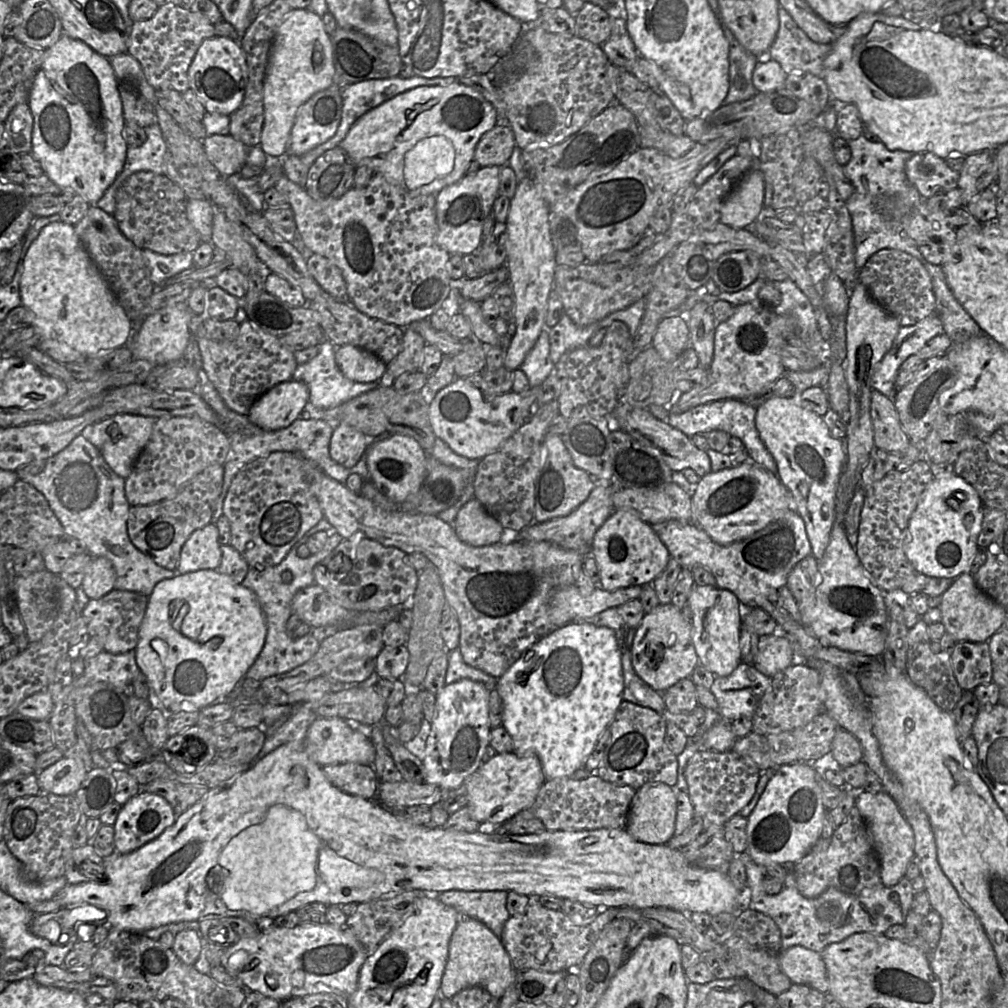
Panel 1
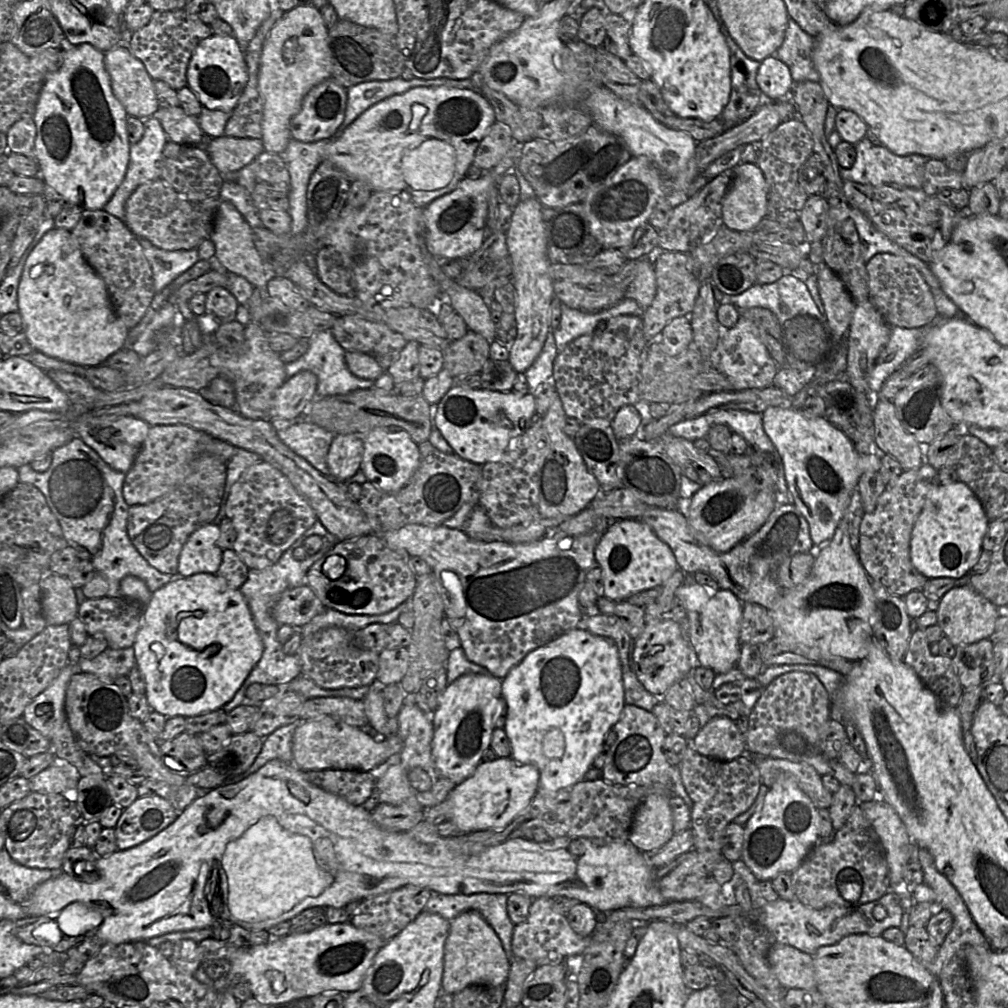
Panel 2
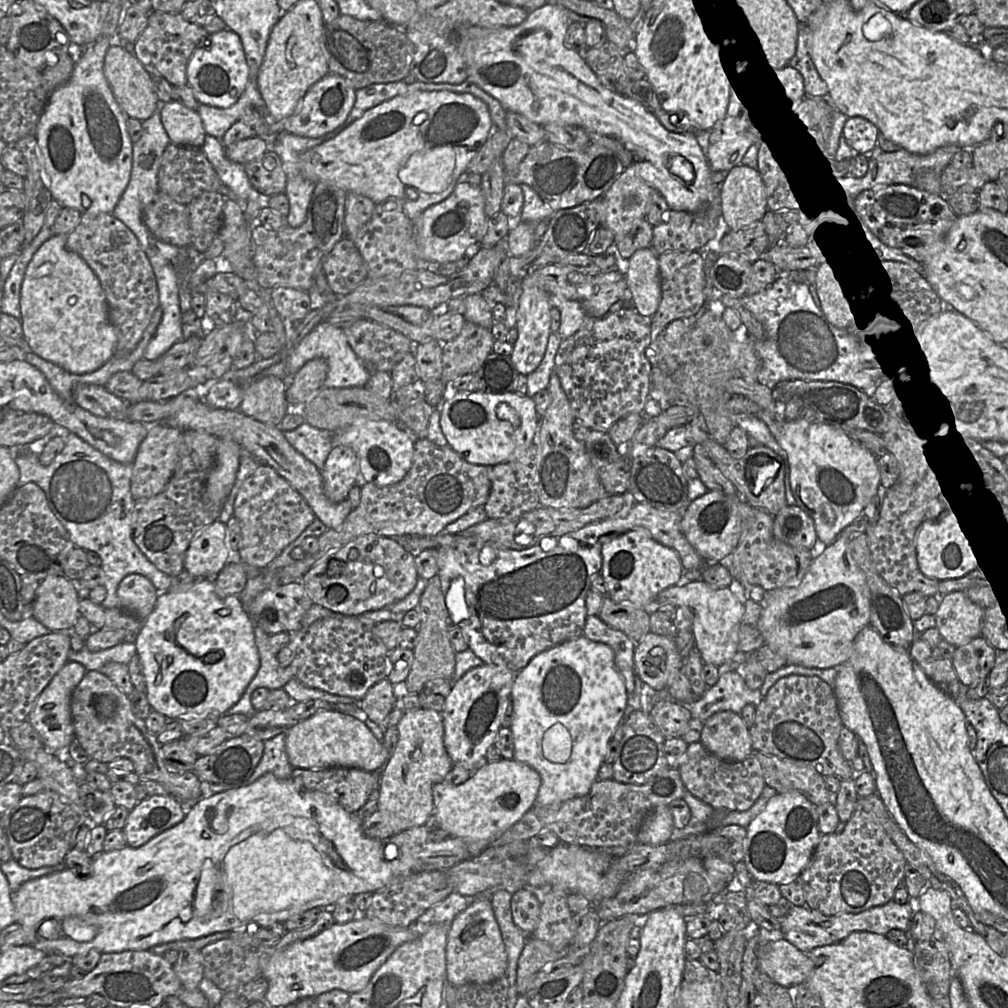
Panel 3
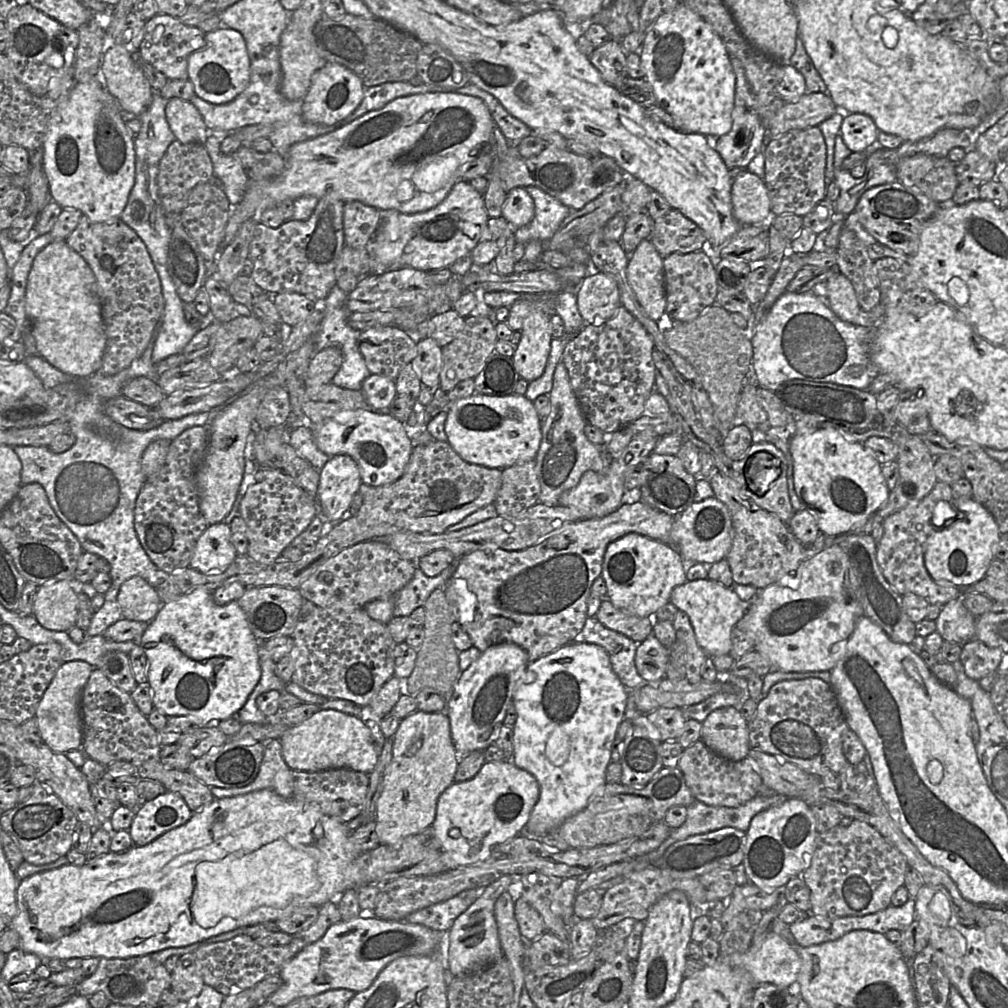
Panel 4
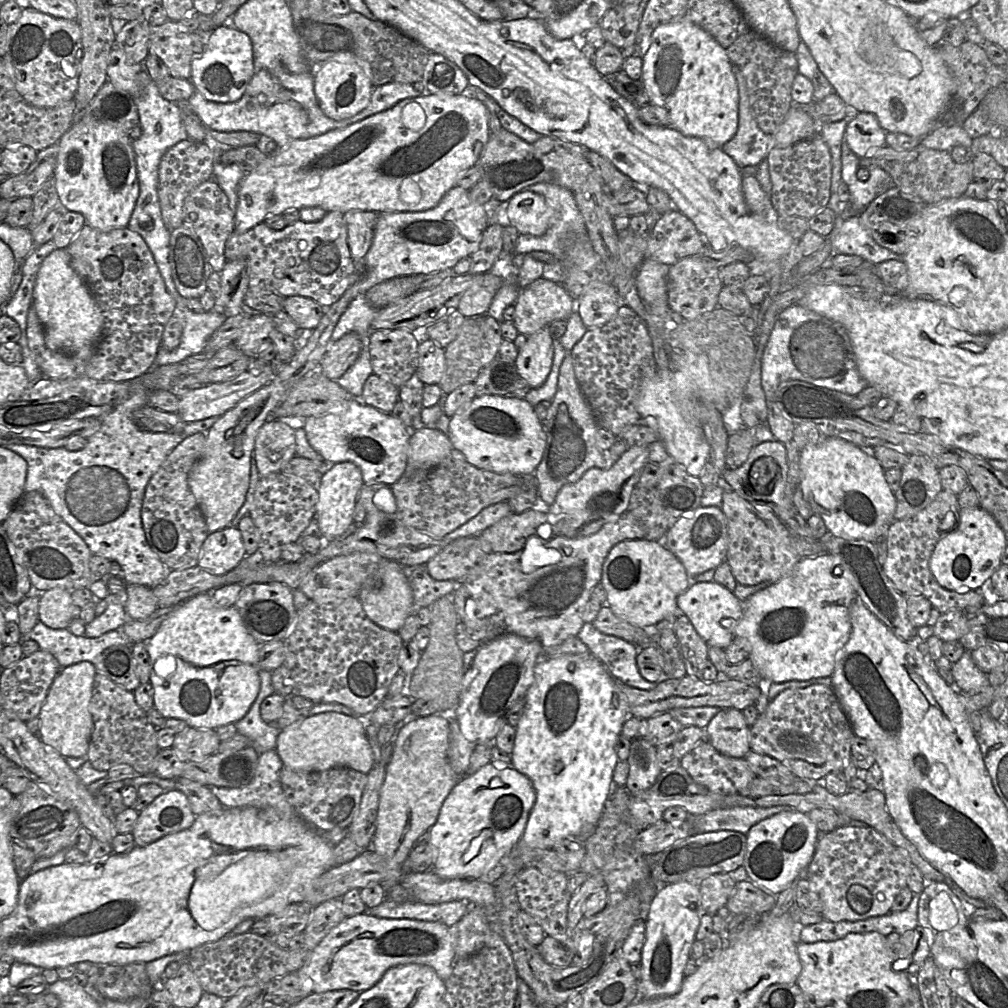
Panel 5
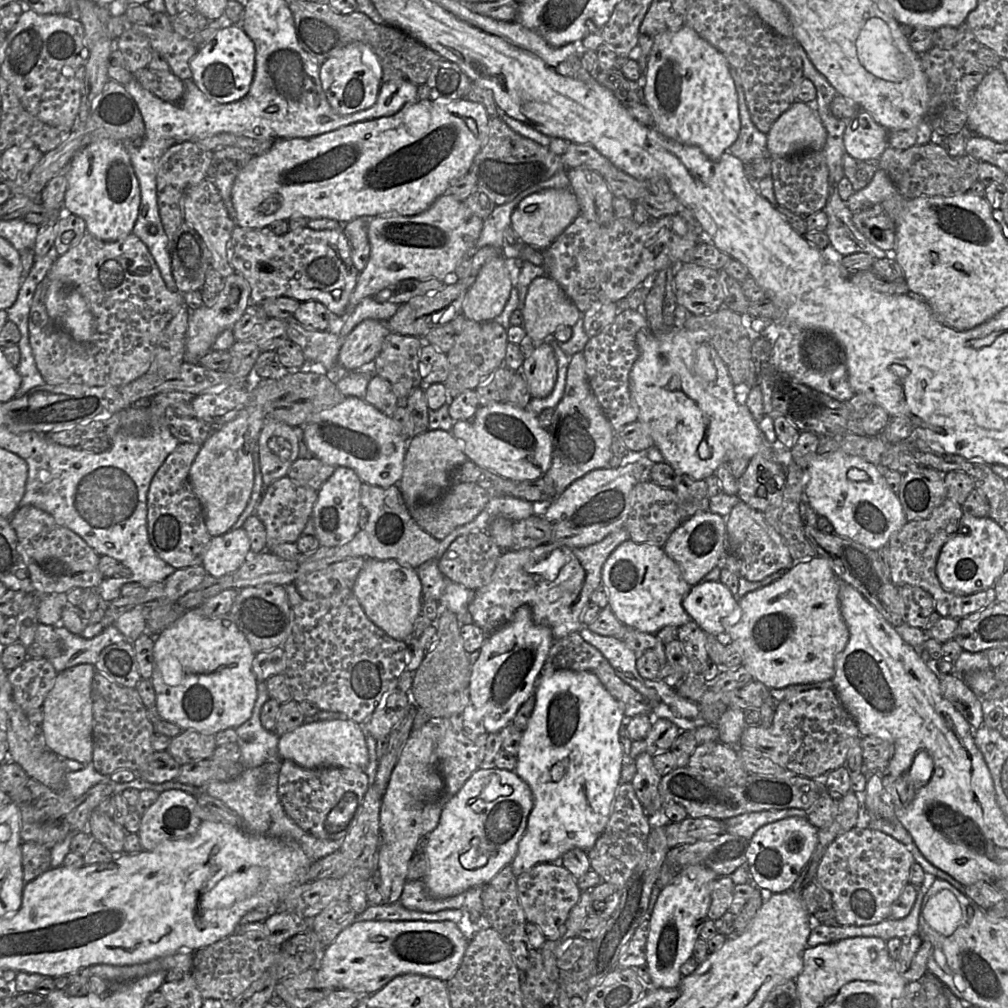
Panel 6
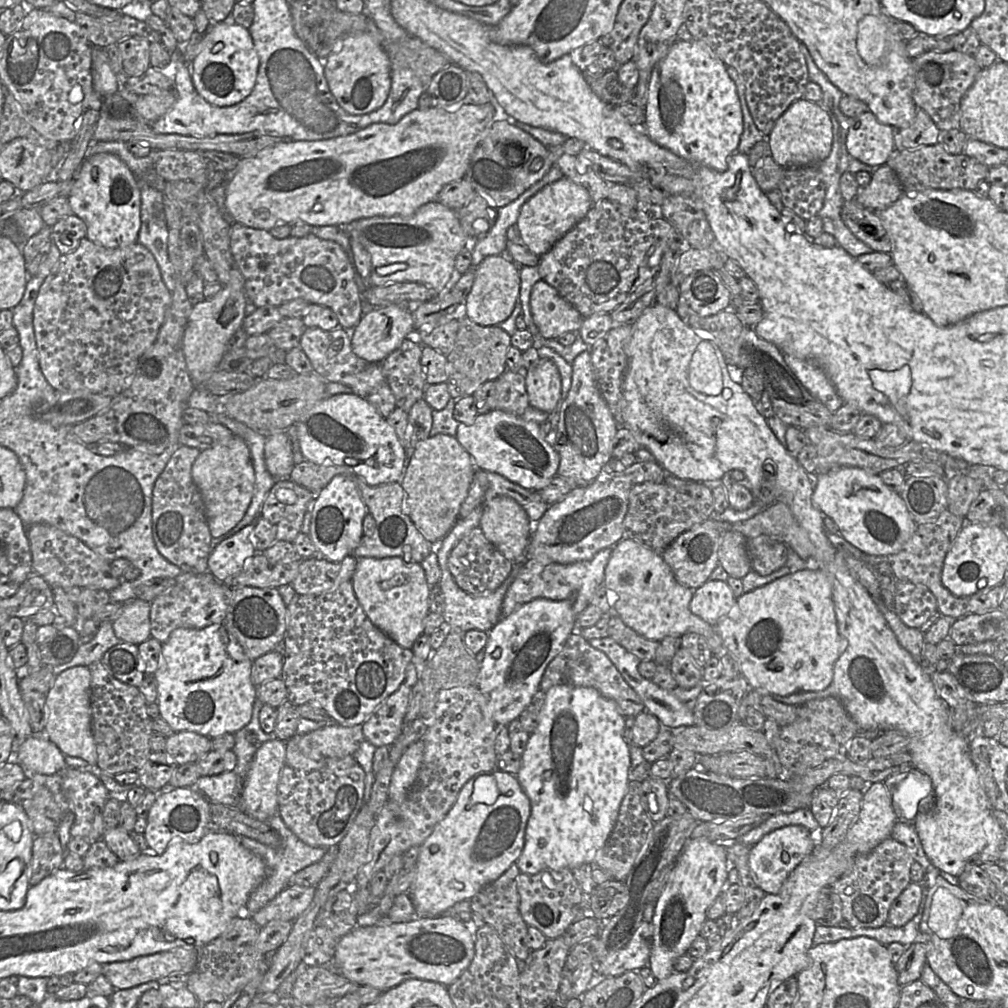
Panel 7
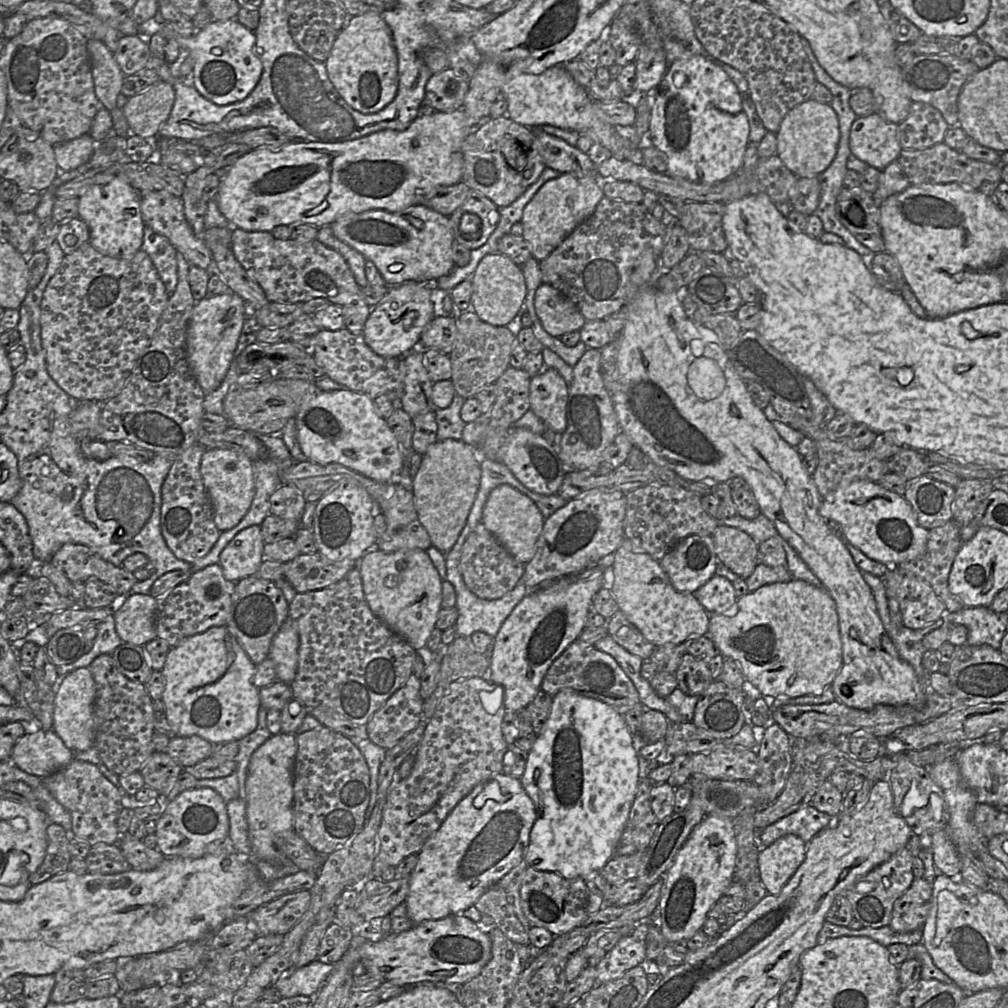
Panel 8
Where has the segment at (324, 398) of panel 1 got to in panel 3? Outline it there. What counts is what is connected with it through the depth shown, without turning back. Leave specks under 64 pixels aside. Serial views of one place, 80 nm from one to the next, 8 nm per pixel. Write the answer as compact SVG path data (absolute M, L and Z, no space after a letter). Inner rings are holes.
M327 321L318 324L290 352L284 364L284 378L293 376L305 363L314 358L323 358L328 364L328 372L323 384L325 388L364 387L371 377L371 373L351 348L344 330Z

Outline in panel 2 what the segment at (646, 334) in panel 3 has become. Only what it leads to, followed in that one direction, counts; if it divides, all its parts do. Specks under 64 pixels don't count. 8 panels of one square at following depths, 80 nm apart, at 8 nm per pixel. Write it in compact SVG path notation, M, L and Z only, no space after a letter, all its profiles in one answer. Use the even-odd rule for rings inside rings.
M619 315L608 320L600 333L580 336L558 352L553 379L567 417L581 423L593 420L612 422L621 407L638 403L641 354L648 344L642 317Z

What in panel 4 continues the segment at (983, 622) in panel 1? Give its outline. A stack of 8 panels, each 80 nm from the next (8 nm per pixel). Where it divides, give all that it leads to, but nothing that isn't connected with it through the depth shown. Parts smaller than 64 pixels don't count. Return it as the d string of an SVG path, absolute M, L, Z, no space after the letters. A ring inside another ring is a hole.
M953 599L941 607L936 631L949 642L964 645L975 638L976 619L964 606L962 599Z

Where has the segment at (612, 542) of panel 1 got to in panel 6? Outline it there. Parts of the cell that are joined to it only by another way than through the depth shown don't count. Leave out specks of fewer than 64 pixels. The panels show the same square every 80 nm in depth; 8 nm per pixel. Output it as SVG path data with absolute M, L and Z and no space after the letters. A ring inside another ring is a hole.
M622 542L605 561L601 583L608 590L608 607L625 626L656 634L665 626L678 628L691 621L682 601L692 586L684 580L678 564L654 544Z

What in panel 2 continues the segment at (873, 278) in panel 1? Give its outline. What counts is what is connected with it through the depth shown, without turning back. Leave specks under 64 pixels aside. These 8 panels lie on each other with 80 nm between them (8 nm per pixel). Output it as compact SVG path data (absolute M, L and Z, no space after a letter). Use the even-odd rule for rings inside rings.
M878 253L866 263L869 301L891 327L928 327L938 317L934 297L921 273L902 257Z

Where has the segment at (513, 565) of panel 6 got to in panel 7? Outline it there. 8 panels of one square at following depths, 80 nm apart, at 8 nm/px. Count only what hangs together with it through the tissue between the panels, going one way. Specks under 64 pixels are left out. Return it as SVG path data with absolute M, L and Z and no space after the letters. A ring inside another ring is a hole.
M605 548L591 560L571 564L541 564L536 559L526 559L523 564L513 567L510 575L513 579L502 601L501 618L509 616L518 607L536 598L570 601L573 613L578 617L590 605L597 588L604 586L604 571L611 554L612 548Z

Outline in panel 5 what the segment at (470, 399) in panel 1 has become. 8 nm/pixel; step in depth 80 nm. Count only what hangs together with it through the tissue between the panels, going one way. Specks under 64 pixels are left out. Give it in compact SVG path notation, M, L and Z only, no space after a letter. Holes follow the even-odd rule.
M485 395L463 405L451 418L449 438L477 468L516 475L533 475L546 446L543 423L526 399Z

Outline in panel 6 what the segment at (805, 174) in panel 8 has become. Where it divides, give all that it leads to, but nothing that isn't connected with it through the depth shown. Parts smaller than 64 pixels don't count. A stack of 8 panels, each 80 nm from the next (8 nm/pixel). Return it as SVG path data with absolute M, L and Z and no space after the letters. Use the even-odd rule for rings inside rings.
M816 100L807 104L796 101L772 125L767 135L768 156L782 158L823 150L826 140Z

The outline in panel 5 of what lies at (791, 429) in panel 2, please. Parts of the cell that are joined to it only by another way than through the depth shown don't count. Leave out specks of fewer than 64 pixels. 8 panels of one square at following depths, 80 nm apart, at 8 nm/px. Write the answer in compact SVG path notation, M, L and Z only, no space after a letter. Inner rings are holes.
M826 437L821 442L805 446L800 452L799 464L802 497L810 505L813 514L823 520L828 532L842 538L872 543L887 532L889 524L894 521L896 499L884 478L882 466L872 454L843 439Z

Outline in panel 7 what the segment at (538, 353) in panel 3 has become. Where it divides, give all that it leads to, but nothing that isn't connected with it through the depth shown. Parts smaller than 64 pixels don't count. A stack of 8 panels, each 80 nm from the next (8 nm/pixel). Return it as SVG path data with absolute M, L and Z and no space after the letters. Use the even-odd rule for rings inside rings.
M539 358L525 370L526 389L529 404L546 413L557 410L561 397L561 377L554 362Z

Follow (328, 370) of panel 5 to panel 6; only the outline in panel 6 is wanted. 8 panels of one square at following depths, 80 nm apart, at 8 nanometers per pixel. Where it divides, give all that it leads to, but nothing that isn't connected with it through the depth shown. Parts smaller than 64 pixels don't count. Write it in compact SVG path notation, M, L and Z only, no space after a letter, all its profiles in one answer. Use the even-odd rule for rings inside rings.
M363 320L344 338L339 352L340 366L347 371L354 371L373 362L390 333L386 321Z

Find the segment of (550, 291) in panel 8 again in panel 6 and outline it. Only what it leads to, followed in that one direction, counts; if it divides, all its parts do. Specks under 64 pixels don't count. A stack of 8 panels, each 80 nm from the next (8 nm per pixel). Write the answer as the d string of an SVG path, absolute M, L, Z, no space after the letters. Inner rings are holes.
M547 275L530 284L522 315L523 328L534 343L548 341L558 327L572 328L583 317L562 287Z

